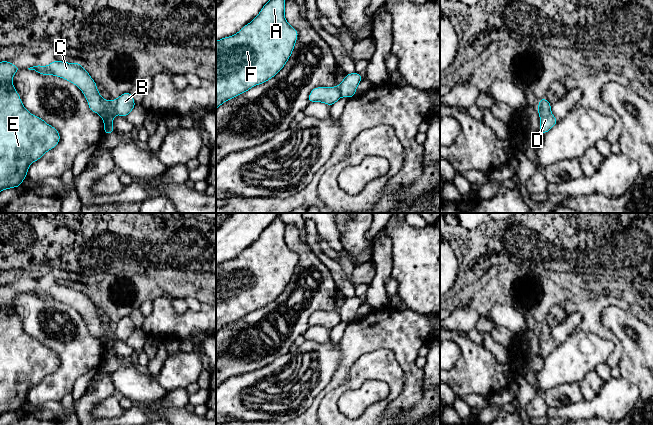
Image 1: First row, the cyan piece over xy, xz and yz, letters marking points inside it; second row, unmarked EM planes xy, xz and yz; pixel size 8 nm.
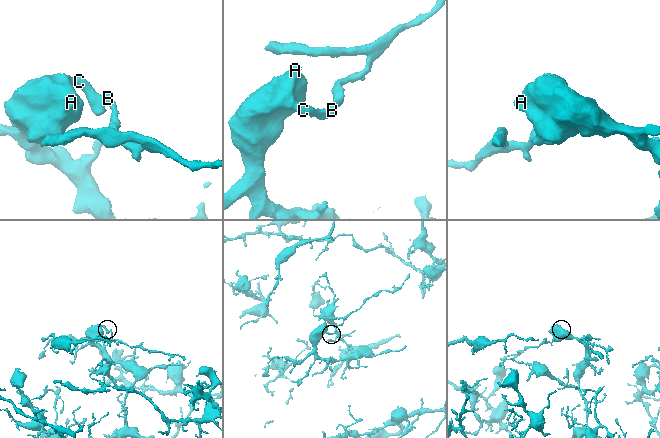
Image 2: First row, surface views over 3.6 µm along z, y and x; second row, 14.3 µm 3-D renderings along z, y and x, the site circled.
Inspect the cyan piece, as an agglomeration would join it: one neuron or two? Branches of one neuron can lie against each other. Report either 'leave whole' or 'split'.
split

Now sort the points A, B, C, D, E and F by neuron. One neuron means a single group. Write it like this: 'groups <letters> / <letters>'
groups A C D E F / B

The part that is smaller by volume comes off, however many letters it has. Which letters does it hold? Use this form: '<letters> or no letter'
B

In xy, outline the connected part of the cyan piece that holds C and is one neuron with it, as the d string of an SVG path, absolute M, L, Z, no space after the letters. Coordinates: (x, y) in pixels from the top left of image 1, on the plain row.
M55 284L48 290L35 289L28 292L42 299L54 299L75 308L87 323L89 333L102 341L104 358L115 355L112 347L116 339L115 324L107 325L100 319L96 306L89 297L77 287L68 287Z

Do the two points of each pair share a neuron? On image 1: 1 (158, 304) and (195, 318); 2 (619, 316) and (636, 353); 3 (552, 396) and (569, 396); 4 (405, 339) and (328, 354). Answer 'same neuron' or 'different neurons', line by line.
1: same neuron
2: same neuron
3: same neuron
4: different neurons

